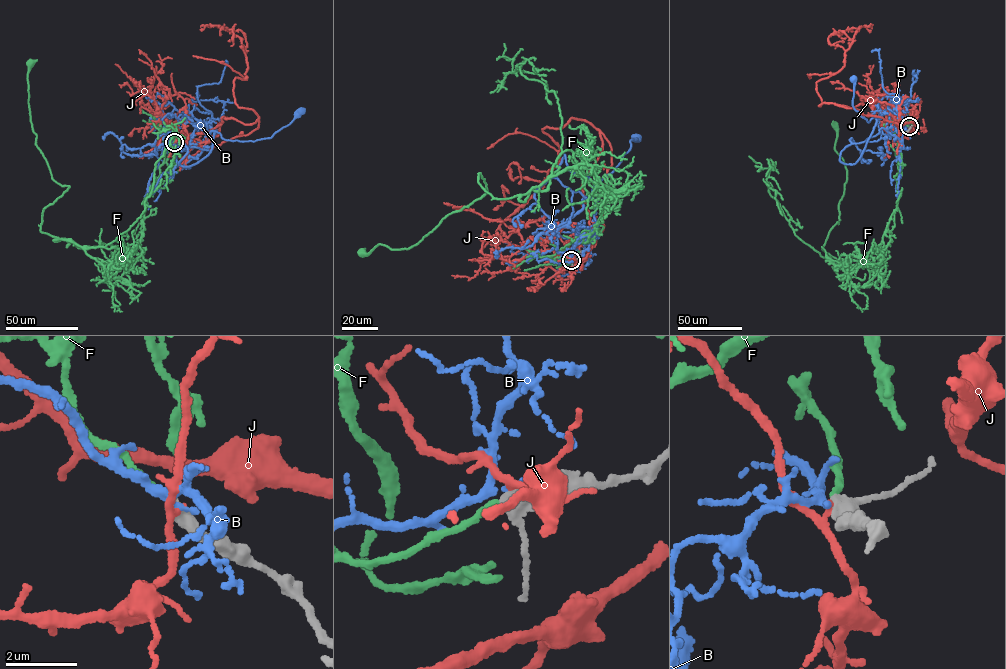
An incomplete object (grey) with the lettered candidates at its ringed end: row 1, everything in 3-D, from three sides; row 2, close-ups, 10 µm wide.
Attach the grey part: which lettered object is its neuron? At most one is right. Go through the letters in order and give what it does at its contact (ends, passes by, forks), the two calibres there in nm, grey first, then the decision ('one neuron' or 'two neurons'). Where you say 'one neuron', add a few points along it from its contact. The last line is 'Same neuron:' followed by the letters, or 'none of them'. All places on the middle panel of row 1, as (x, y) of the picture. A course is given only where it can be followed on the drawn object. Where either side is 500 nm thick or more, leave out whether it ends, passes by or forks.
B: it passes by | 340/190 nm | two neurons
F: it ends | 320/180 nm | one neuron | via (571, 260), (550, 257), (606, 205), (568, 149), (362, 254)
J: it passes by | 360/170 nm | two neurons
Same neuron: F

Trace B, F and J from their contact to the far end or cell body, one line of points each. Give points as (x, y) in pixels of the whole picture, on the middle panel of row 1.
B: (571, 259), (558, 264), (558, 227), (583, 207), (582, 199), (614, 170), (637, 138)
F: (571, 260), (550, 257), (606, 205), (568, 149), (362, 254)
J: (571, 259), (600, 131), (542, 129), (559, 160), (543, 185), (512, 179), (511, 163), (518, 183)

